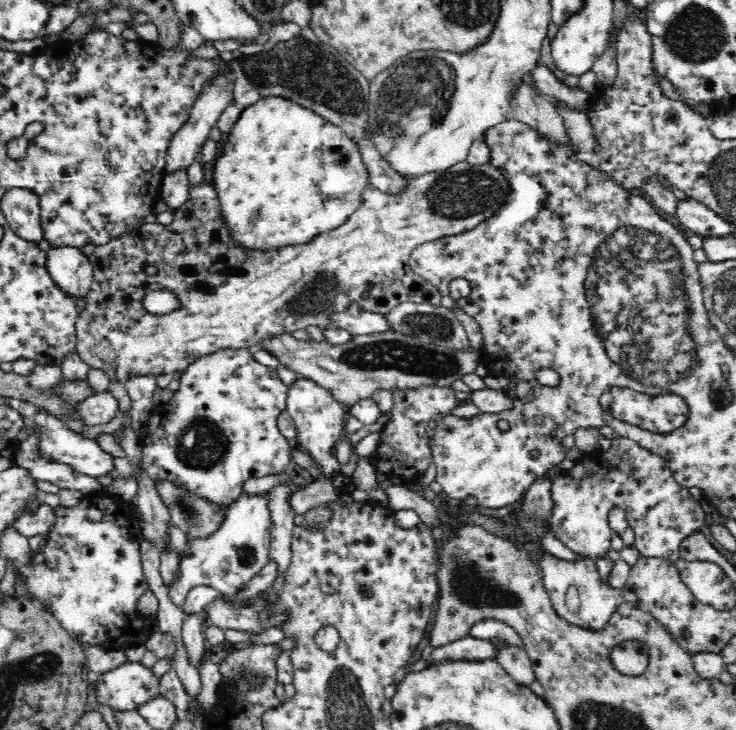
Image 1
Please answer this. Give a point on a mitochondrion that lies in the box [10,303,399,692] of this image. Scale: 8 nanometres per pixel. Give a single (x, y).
(202, 444)

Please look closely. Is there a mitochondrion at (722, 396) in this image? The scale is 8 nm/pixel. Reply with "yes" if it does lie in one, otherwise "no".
yes

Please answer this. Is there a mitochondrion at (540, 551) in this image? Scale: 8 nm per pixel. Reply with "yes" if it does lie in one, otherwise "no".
no

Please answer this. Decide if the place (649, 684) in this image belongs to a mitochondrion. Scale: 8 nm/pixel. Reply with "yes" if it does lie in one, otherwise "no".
no

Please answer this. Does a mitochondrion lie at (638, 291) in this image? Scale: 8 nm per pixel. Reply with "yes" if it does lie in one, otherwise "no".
yes

